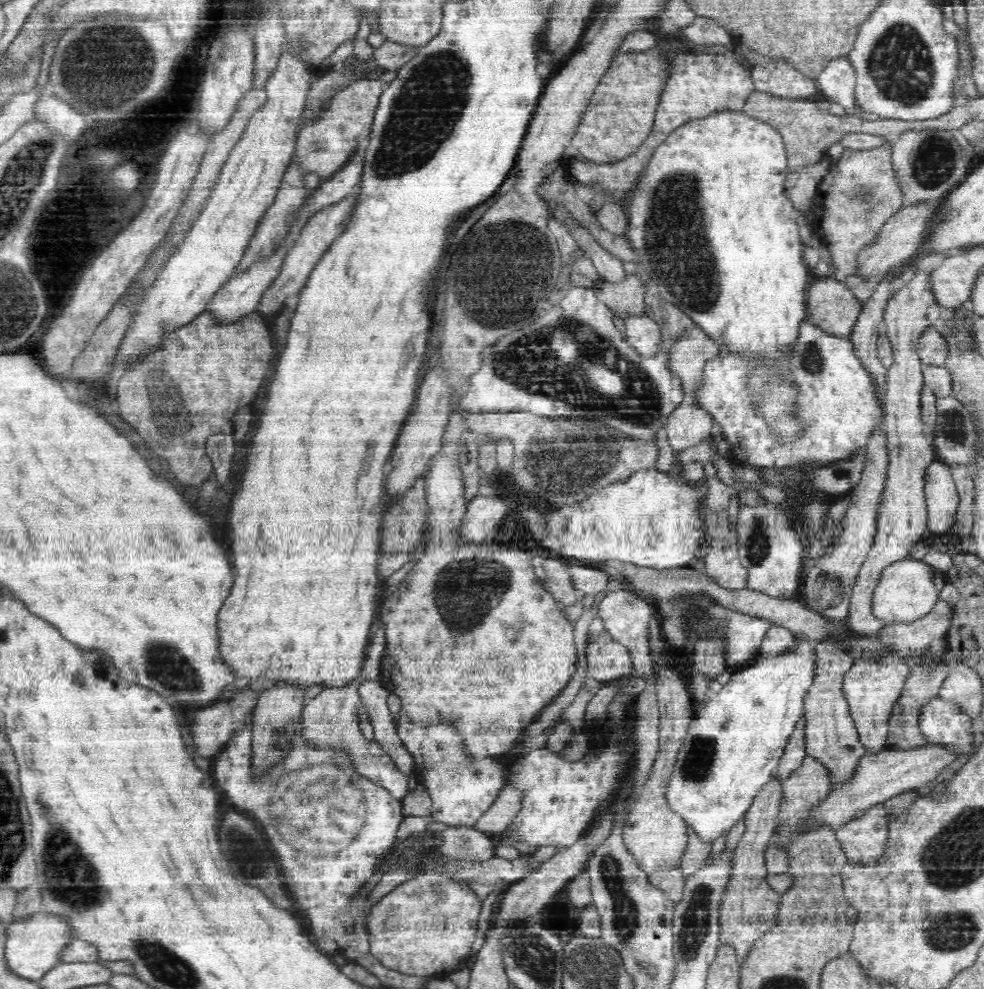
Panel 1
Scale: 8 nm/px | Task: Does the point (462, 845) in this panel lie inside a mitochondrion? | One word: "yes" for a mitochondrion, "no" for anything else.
yes

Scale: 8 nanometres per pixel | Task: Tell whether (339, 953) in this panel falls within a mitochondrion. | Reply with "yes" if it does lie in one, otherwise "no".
no

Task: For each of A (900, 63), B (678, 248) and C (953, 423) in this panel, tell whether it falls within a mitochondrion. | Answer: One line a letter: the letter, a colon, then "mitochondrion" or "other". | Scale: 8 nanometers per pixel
A: mitochondrion
B: mitochondrion
C: mitochondrion

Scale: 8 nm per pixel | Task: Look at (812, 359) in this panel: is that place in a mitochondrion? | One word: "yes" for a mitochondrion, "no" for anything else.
yes

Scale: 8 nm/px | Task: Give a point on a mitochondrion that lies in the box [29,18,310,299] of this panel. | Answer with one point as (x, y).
(110, 61)

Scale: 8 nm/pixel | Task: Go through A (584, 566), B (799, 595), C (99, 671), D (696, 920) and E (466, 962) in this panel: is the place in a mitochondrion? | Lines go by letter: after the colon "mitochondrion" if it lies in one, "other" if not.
A: other
B: other
C: mitochondrion
D: mitochondrion
E: other

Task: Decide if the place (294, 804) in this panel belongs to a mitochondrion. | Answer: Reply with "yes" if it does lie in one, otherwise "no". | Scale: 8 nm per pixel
yes

